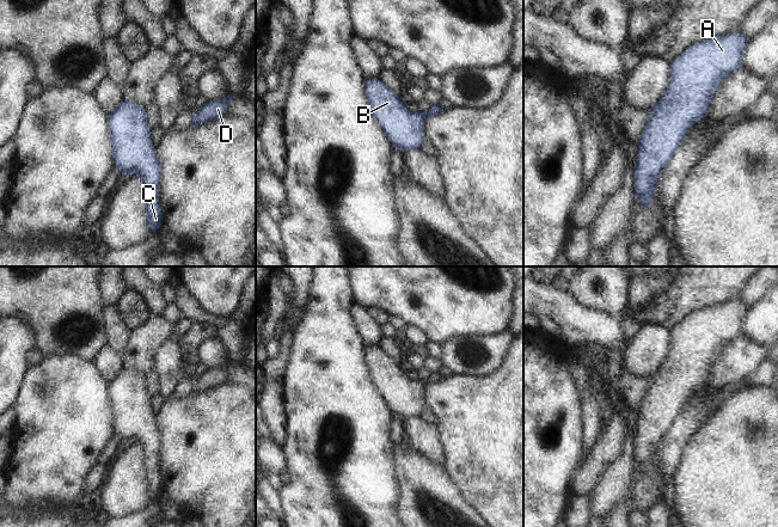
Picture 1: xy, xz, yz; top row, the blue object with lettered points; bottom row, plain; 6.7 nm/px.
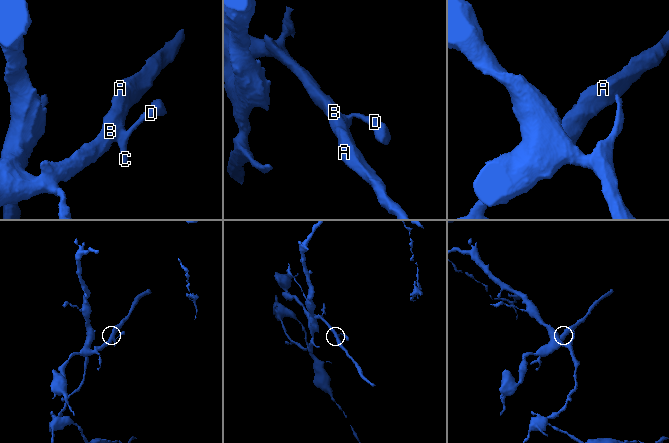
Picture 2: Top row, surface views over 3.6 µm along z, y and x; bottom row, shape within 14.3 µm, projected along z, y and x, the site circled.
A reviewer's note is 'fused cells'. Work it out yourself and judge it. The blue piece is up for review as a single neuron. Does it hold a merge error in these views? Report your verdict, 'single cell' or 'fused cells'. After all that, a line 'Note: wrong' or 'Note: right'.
single cell
Note: wrong

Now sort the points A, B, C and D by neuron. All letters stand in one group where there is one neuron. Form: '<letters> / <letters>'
A B C D

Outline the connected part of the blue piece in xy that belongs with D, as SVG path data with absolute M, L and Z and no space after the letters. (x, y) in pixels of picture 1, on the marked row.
M231 94L227 97L206 103L192 117L189 128L204 124L206 122L214 121L227 114L228 102L234 98Z

